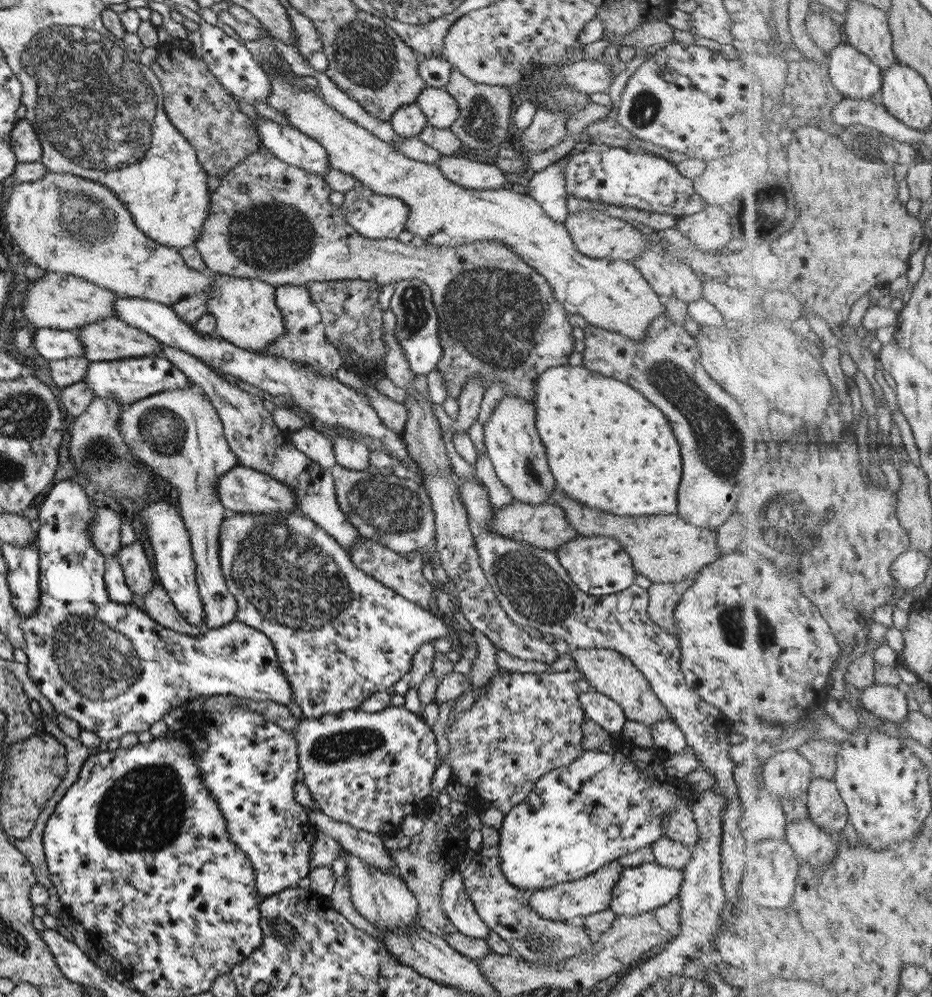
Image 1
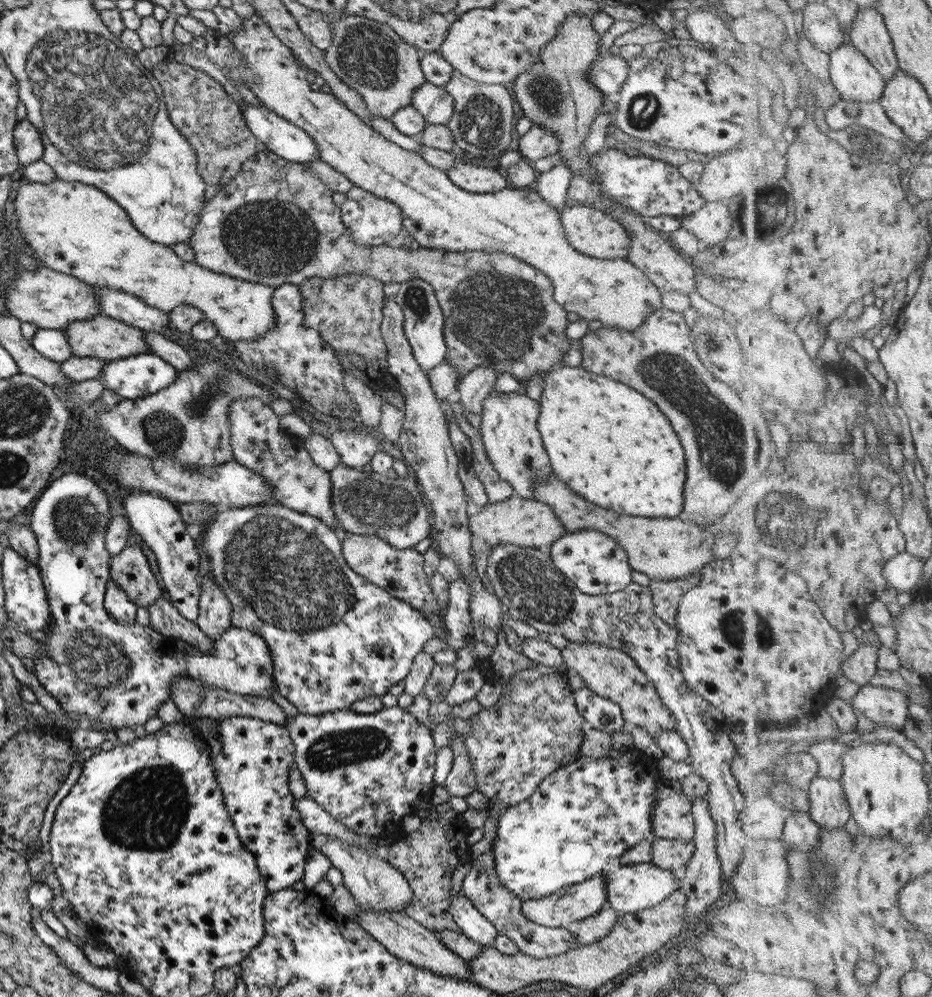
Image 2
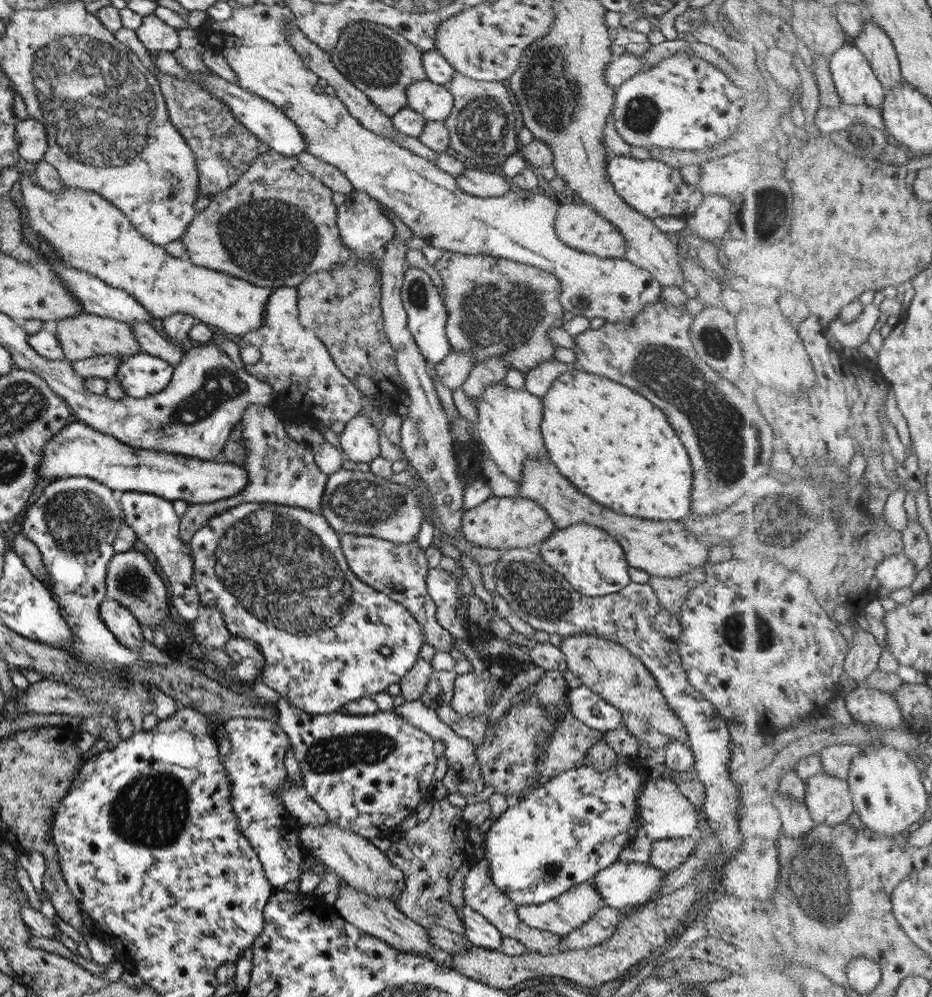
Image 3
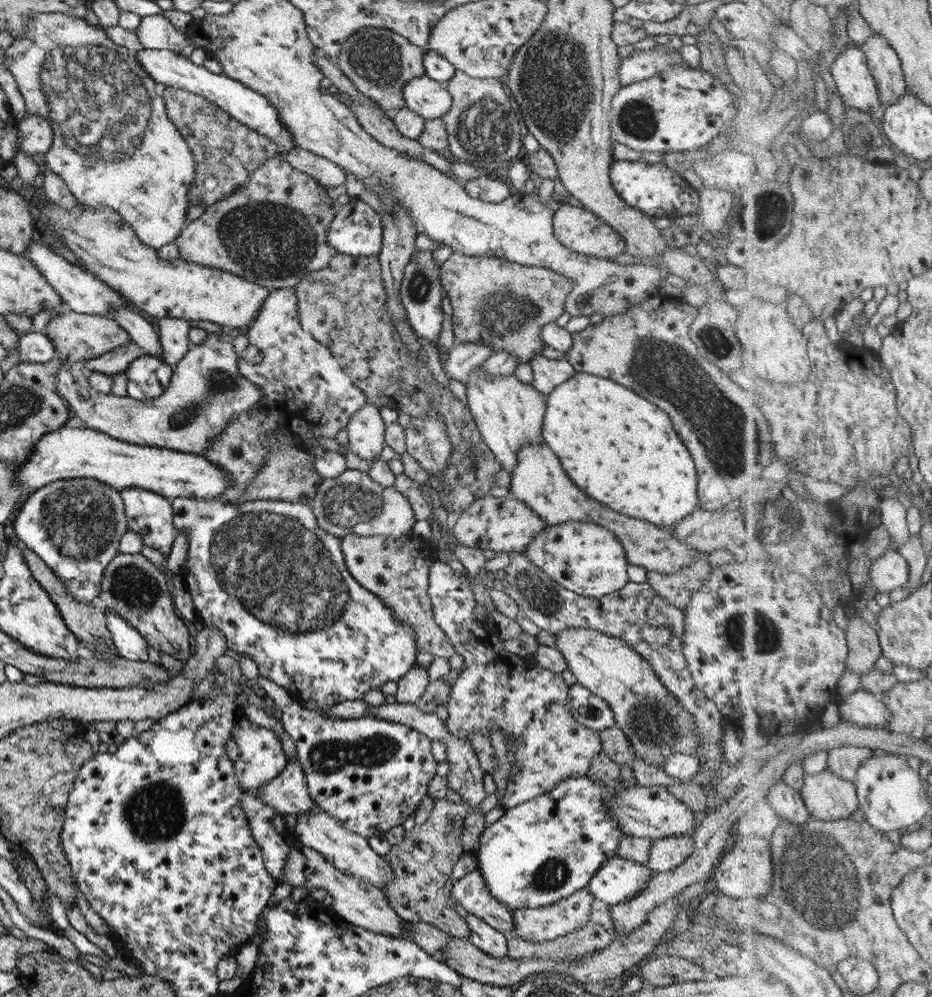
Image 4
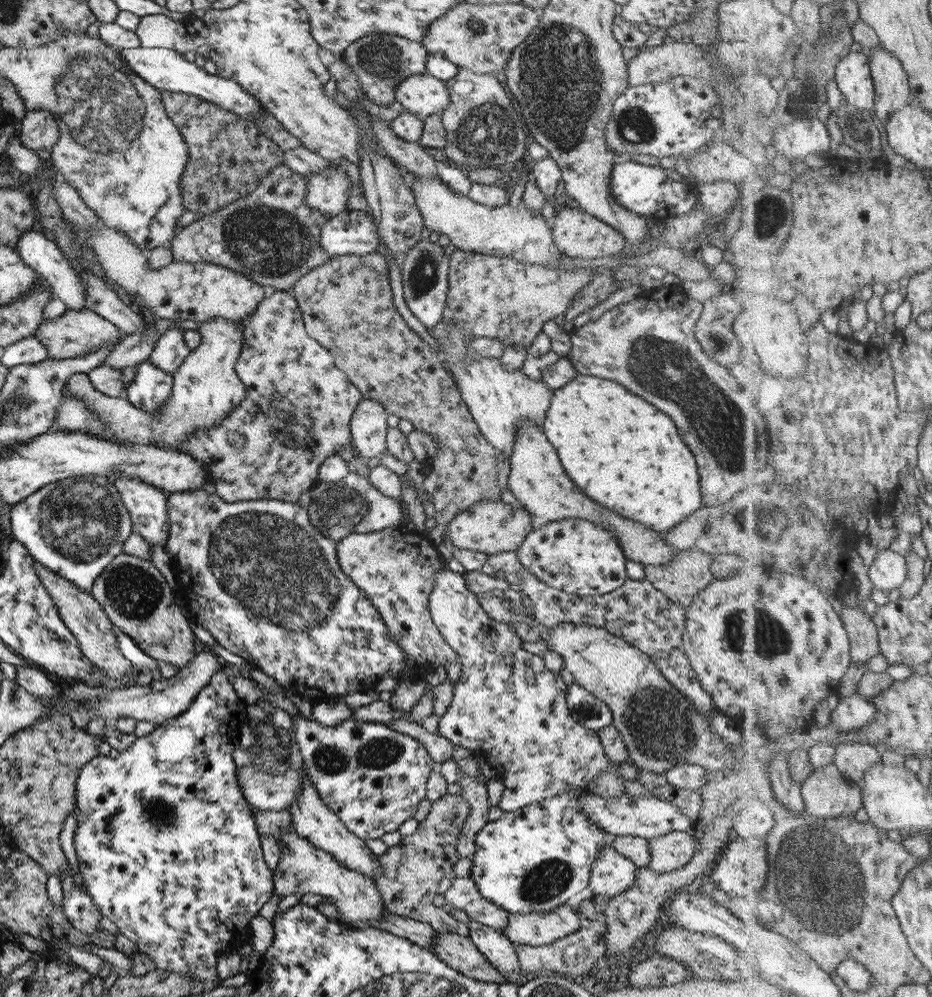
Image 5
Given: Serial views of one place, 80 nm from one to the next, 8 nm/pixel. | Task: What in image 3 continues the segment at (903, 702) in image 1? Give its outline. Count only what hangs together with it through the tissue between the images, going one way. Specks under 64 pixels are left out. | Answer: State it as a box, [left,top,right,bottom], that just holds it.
[846,684,904,729]

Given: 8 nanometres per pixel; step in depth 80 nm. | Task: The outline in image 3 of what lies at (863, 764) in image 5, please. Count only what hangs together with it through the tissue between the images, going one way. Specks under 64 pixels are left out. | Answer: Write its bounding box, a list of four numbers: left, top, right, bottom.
[818,744,863,779]

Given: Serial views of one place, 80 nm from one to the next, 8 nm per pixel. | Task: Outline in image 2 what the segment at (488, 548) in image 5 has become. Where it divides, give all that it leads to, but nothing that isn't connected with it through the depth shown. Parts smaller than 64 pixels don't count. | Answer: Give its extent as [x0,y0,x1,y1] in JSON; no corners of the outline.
[467,496,567,550]

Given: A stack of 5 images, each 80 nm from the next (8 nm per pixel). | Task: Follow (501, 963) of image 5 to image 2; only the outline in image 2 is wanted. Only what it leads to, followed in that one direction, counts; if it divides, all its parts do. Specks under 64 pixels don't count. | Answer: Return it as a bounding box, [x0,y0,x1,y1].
[449,893,498,946]

